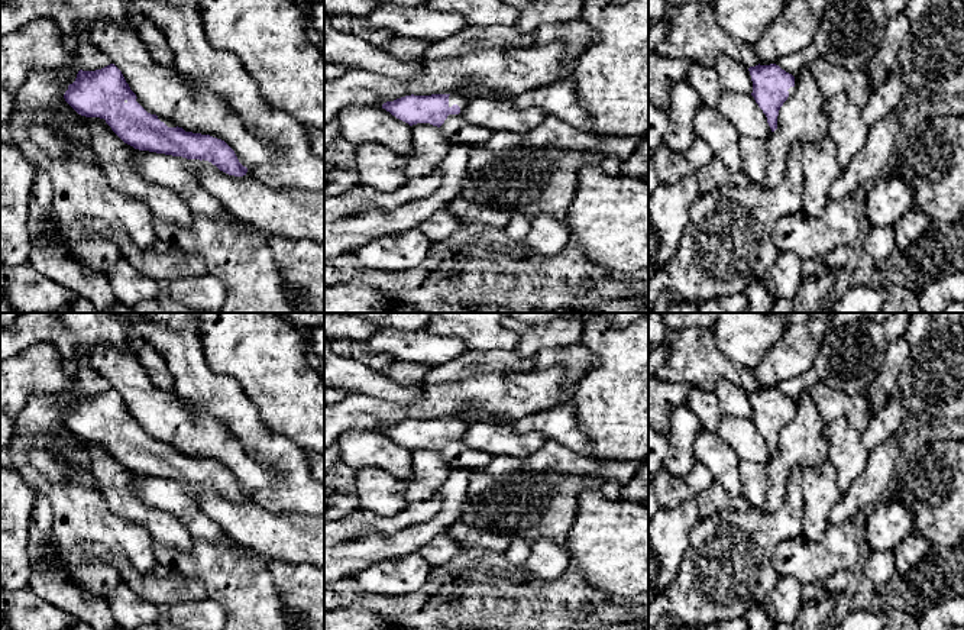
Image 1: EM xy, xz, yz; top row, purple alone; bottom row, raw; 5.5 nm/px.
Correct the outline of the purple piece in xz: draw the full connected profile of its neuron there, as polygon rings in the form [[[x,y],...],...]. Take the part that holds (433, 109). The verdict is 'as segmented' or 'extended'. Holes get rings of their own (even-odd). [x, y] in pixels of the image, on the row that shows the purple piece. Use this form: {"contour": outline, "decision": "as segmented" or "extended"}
{"contour": [[[456,94],[405,96],[386,101],[382,109],[397,119],[408,123],[430,123],[437,126],[452,142],[470,146],[483,146],[492,136],[492,130],[470,125],[463,119],[469,98]]], "decision": "extended"}

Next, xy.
{"contour": [[[114,64],[96,71],[80,70],[64,98],[78,114],[104,119],[111,130],[135,149],[204,159],[234,177],[248,172],[224,140],[185,132],[171,119],[146,109]]], "decision": "extended"}

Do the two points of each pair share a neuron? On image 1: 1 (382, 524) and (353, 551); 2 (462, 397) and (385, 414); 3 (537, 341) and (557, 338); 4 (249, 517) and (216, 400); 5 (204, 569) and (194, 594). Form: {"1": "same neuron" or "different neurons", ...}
{"1": "different neurons", "2": "same neuron", "3": "same neuron", "4": "different neurons", "5": "different neurons"}

